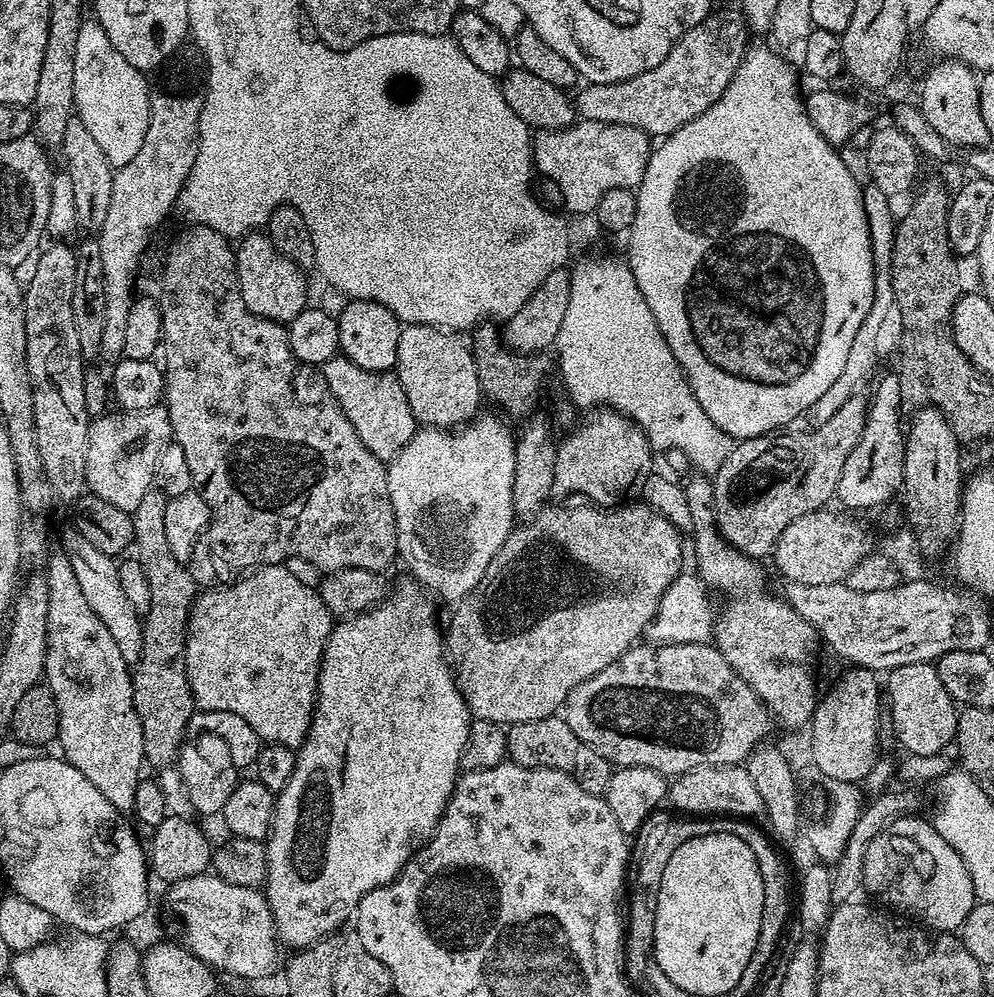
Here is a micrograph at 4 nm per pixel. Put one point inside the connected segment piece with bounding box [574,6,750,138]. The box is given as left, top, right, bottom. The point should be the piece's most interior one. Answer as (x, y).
(695, 74)

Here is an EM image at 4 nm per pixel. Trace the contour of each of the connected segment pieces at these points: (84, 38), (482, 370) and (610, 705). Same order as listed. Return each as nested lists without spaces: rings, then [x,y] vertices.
[[[95,18],[85,19],[78,30],[78,46],[74,53],[74,102],[76,103],[75,115],[82,120],[83,126],[90,132],[91,137],[98,142],[99,149],[106,154],[113,169],[126,166],[138,150],[142,150],[142,138],[146,138],[146,126],[150,115],[150,92],[145,73],[138,71],[118,50],[114,50],[114,42],[106,38],[106,30]]]
[[[492,322],[479,325],[471,333],[471,336],[470,347],[472,357],[476,360],[481,393],[487,399],[489,396],[501,408],[499,411],[505,417],[520,416],[519,418],[527,418],[533,415],[537,411],[536,403],[540,400],[540,391],[544,388],[544,379],[548,376],[547,355],[521,354],[509,350],[502,339],[501,329]]]
[[[712,642],[707,644],[637,643],[635,646],[626,649],[617,660],[610,662],[610,666],[606,666],[606,670],[598,670],[598,674],[586,678],[586,682],[574,686],[574,690],[570,690],[570,694],[566,698],[562,715],[570,726],[570,730],[574,730],[574,734],[578,734],[578,738],[582,738],[582,742],[594,746],[594,750],[598,750],[598,754],[602,754],[602,758],[606,758],[609,764],[616,768],[642,766],[650,770],[658,770],[666,778],[675,778],[682,775],[683,772],[689,772],[695,768],[704,768],[705,766],[743,765],[749,754],[754,749],[761,747],[763,740],[760,739],[767,734],[768,727],[773,727],[774,724],[768,707],[757,698],[754,690],[750,690],[750,686],[734,671],[730,662],[726,662],[726,658],[722,658],[722,654]]]

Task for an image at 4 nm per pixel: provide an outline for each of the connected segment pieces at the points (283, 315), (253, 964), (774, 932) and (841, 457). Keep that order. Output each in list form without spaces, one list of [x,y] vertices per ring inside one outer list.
[[[263,231],[249,232],[239,244],[235,254],[242,302],[246,302],[246,306],[254,314],[285,326],[294,318],[298,318],[300,311],[310,304],[308,280],[304,277],[307,276],[305,269],[299,268],[293,260],[283,256]]]
[[[213,873],[180,879],[169,885],[168,902],[182,920],[185,947],[221,973],[258,980],[281,969],[282,946],[276,934],[272,909],[259,890],[236,886]]]
[[[729,816],[721,817],[724,824],[722,828],[712,828],[714,833],[732,833],[744,842],[753,851],[758,860],[759,873],[762,874],[762,919],[758,932],[758,945],[754,948],[754,954],[751,955],[750,962],[747,963],[746,971],[743,976],[763,977],[765,967],[771,960],[776,944],[784,930],[784,926],[790,914],[790,870],[785,860],[776,852],[772,846],[773,841],[756,826],[748,820],[733,818]]]
[[[855,394],[842,403],[832,418],[822,425],[809,427],[809,432],[796,432],[791,436],[788,430],[784,430],[779,434],[755,436],[749,440],[733,443],[732,453],[714,473],[712,485],[714,519],[724,539],[745,556],[771,557],[782,530],[786,530],[786,526],[790,526],[794,518],[802,518],[802,514],[821,511],[827,505],[824,503],[835,497],[838,478],[842,478],[842,466],[846,466],[850,450],[858,446],[864,433],[869,407],[870,400],[867,395]]]

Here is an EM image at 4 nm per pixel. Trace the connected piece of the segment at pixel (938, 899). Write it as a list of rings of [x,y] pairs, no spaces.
[[[901,814],[889,825],[883,837],[888,848],[869,846],[866,850],[863,891],[877,896],[881,905],[897,908],[892,909],[897,913],[909,912],[913,916],[909,917],[925,930],[955,933],[978,903],[974,882],[966,870],[966,862],[958,858],[950,842],[925,817],[923,820],[912,815]]]

